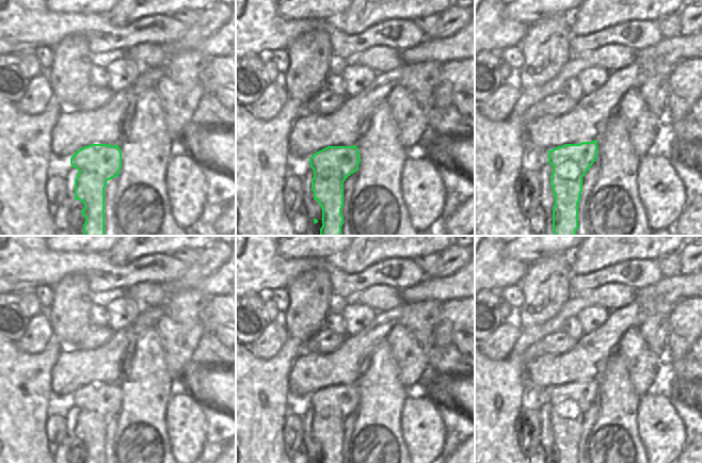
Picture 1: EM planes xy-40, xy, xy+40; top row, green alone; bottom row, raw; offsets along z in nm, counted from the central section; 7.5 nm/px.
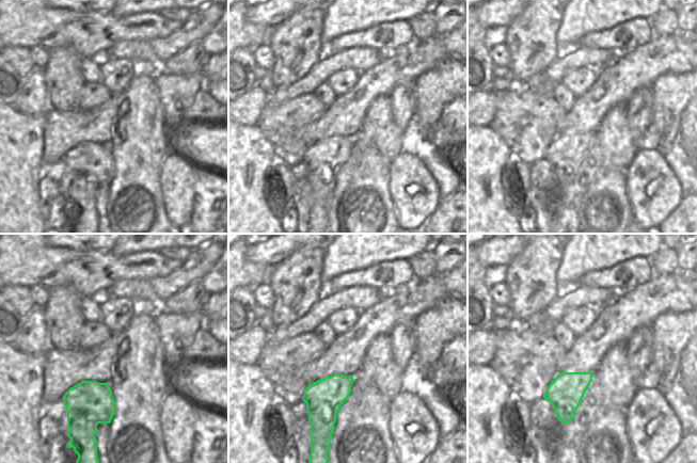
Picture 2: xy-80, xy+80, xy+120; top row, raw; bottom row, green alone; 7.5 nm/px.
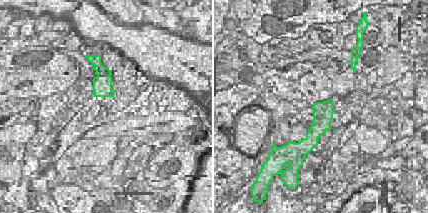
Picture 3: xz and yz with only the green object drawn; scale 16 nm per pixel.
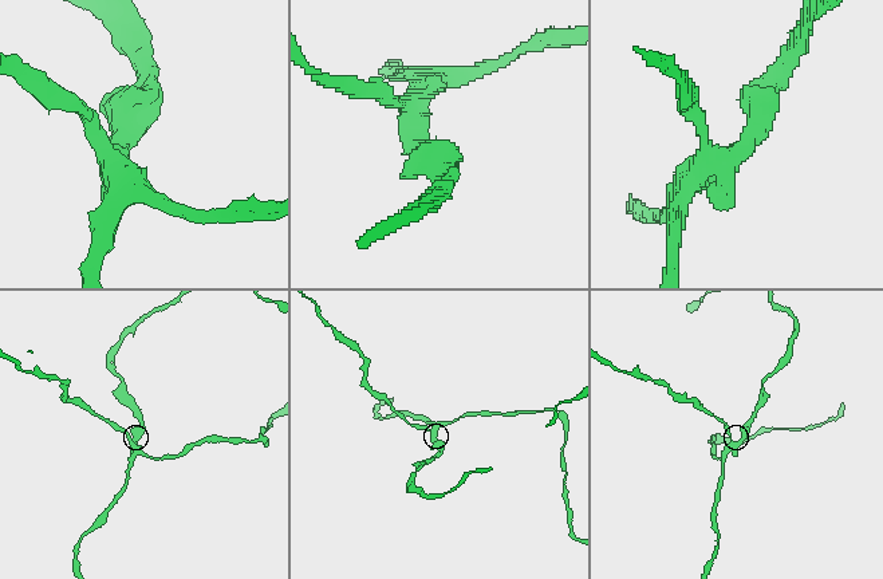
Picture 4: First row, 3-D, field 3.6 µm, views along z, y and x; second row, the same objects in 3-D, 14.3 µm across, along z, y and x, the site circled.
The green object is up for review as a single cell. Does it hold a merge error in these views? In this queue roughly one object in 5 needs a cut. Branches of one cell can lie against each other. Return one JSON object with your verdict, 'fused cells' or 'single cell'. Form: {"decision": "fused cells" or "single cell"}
{"decision": "single cell"}

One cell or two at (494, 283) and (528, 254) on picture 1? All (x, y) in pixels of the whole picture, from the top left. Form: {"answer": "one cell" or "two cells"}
{"answer": "two cells"}

